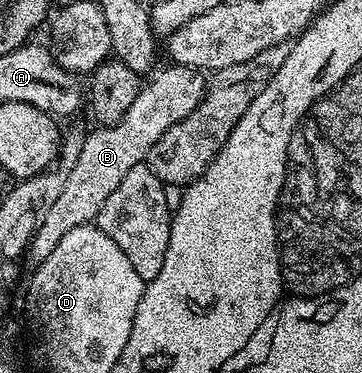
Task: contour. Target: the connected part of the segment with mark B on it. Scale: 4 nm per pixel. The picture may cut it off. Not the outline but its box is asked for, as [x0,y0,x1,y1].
[30,66,206,264]

